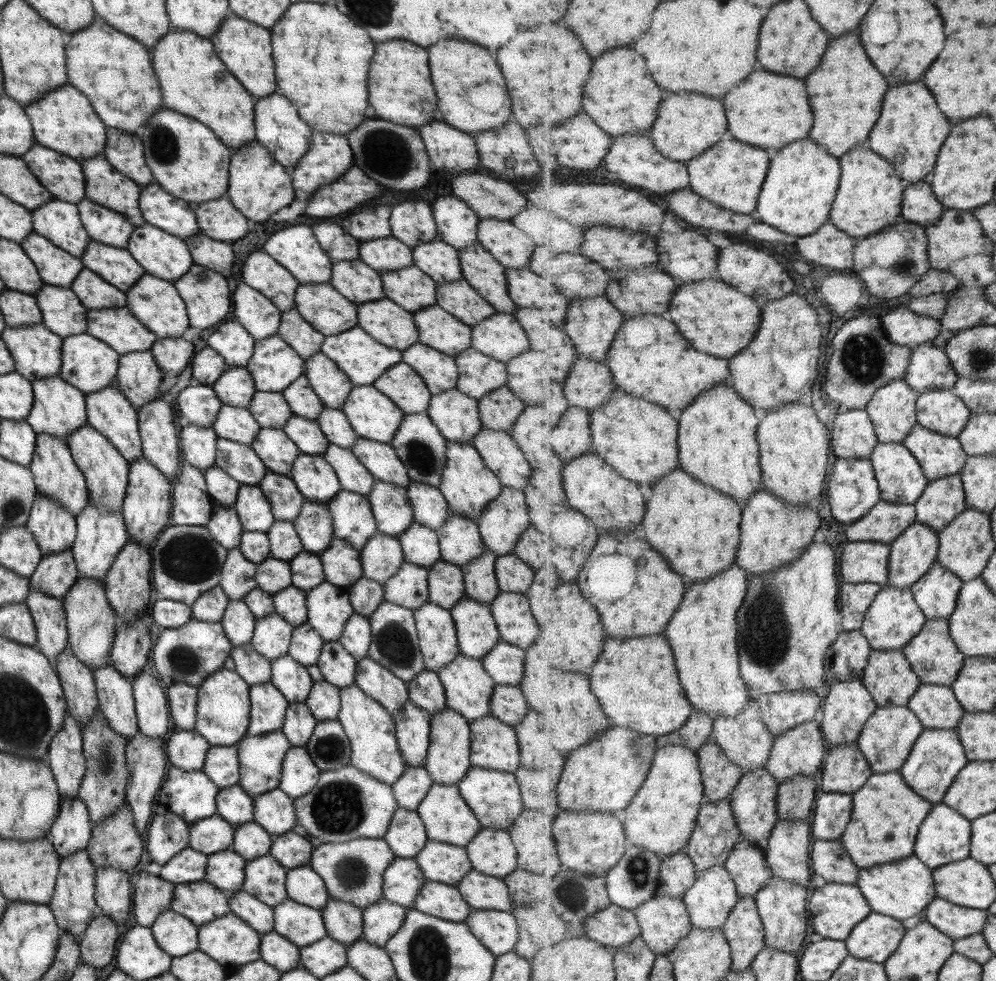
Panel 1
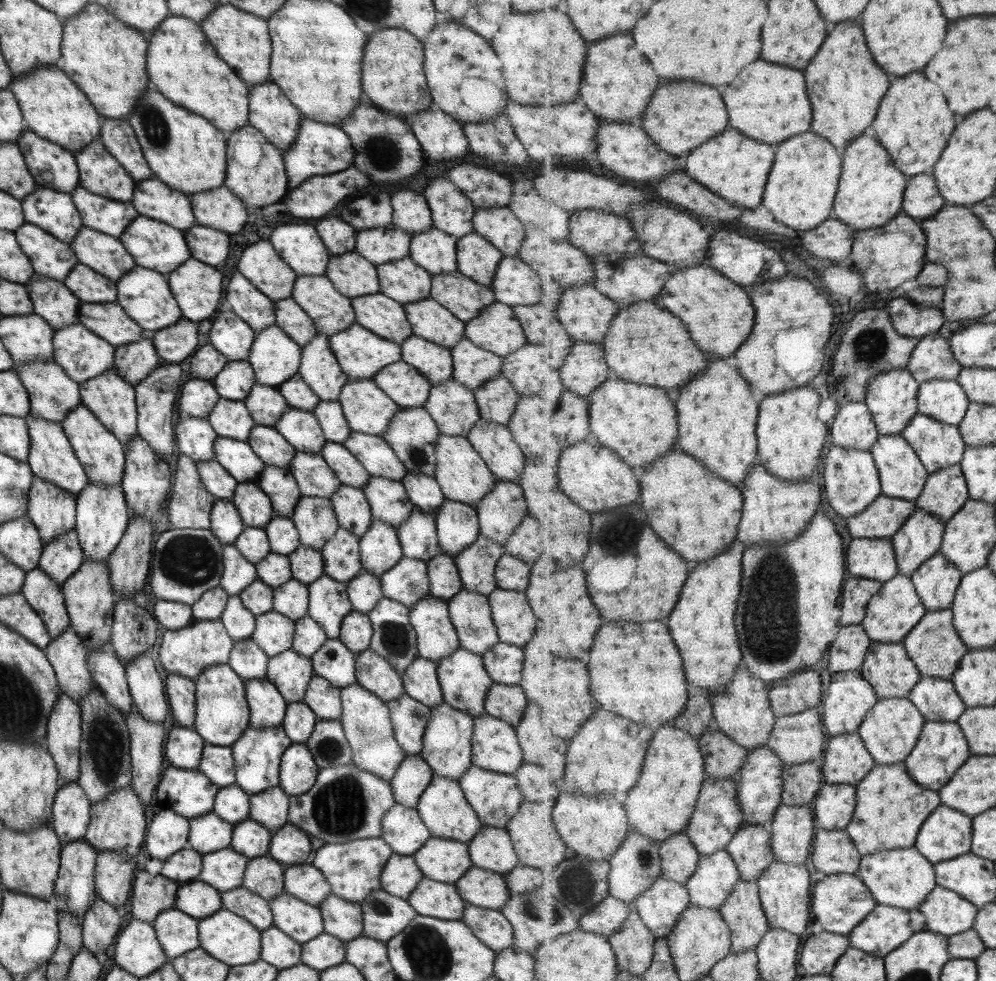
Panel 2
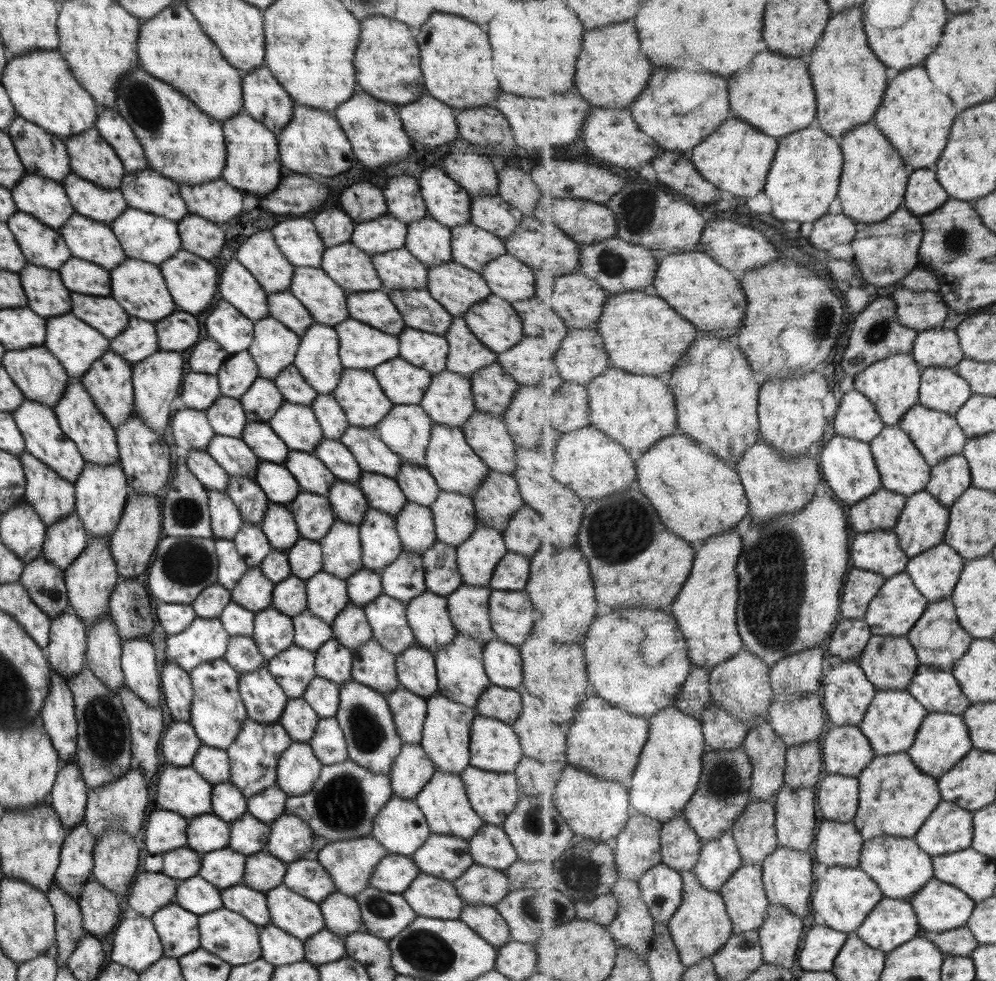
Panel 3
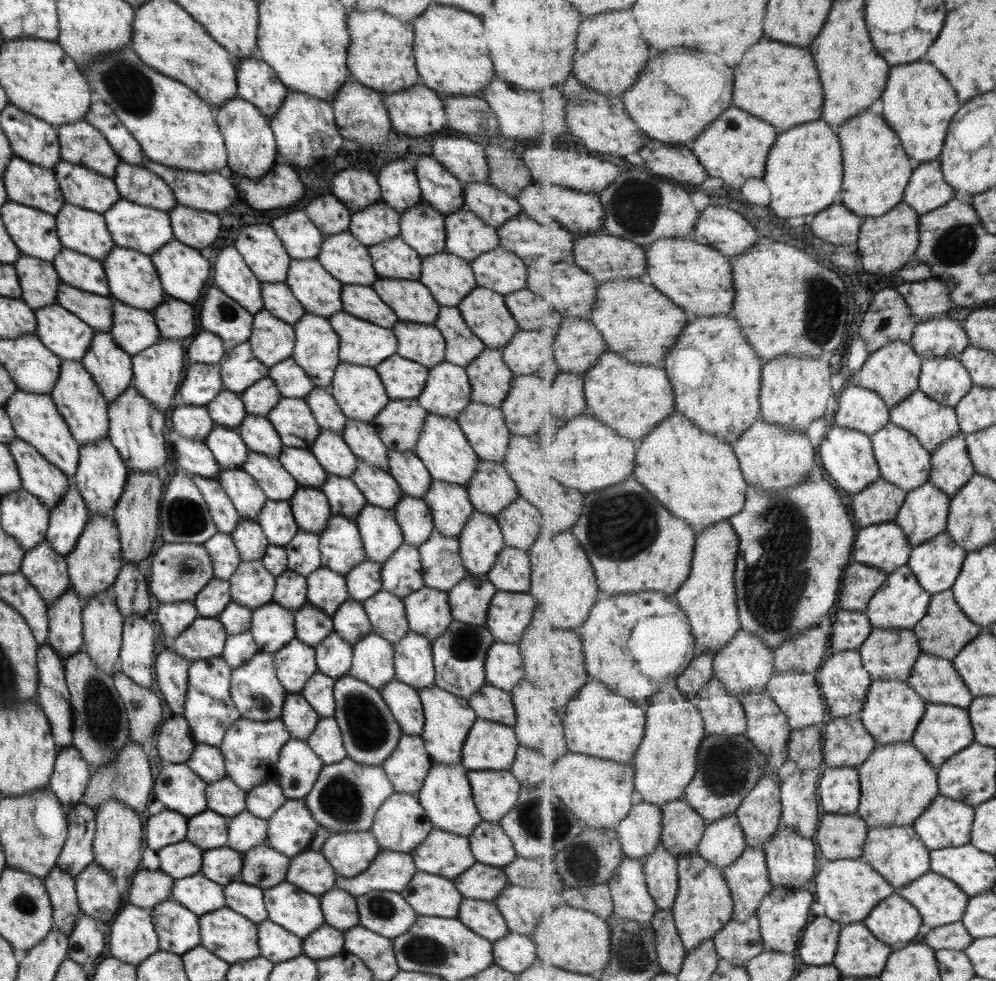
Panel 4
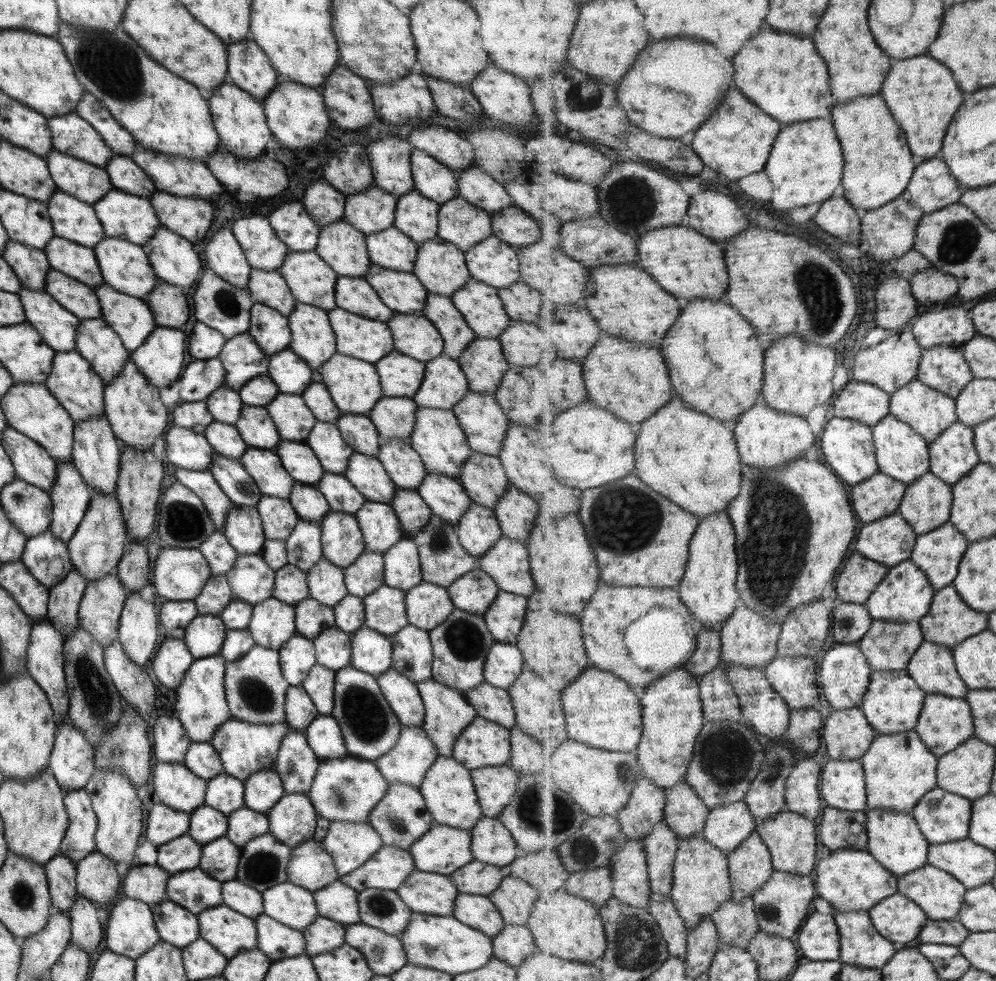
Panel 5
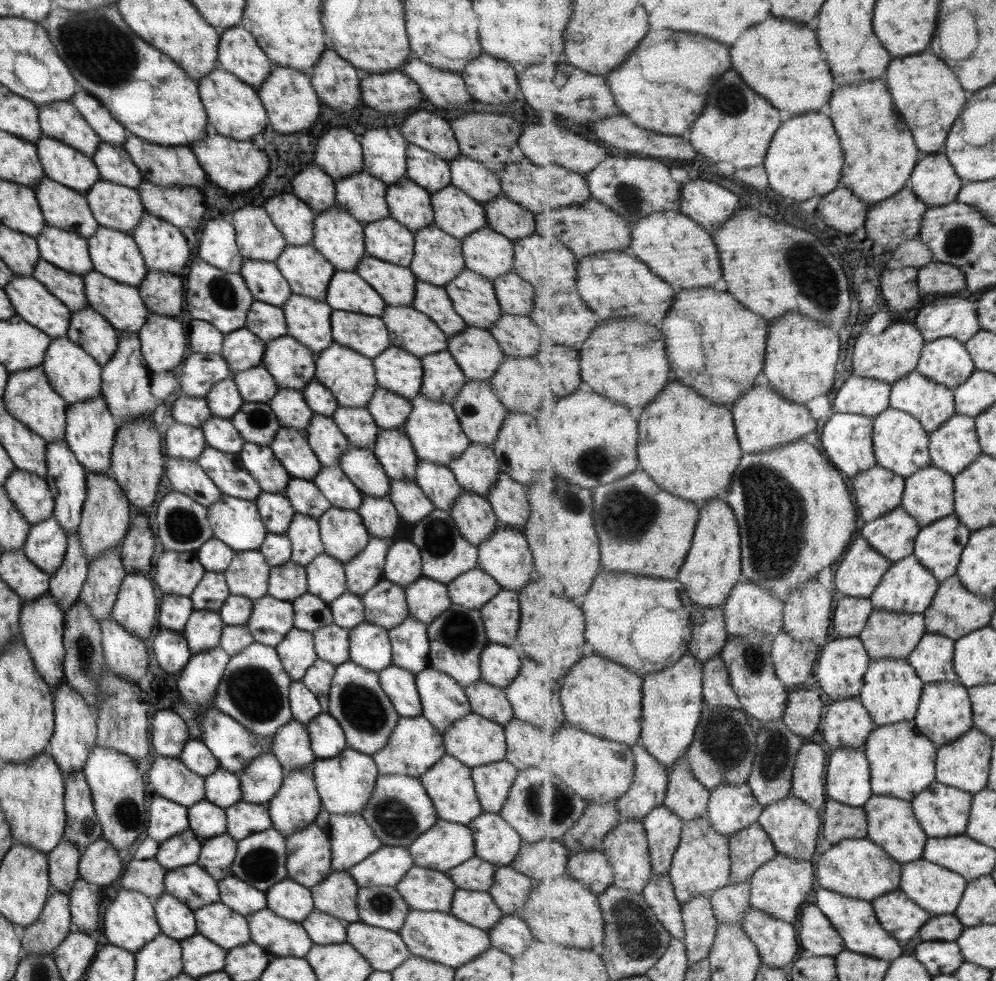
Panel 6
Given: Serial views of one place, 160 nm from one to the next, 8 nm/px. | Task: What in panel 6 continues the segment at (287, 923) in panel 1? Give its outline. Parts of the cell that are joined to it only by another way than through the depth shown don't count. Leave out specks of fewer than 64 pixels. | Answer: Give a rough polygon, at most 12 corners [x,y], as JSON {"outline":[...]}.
{"outline":[[286,878],[264,892],[266,908],[301,923],[310,890]]}

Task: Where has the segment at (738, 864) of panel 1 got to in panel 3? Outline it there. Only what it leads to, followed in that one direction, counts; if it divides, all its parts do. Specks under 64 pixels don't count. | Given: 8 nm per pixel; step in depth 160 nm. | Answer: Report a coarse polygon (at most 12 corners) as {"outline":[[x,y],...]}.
{"outline":[[750,798],[731,830],[744,864],[779,849],[775,802]]}

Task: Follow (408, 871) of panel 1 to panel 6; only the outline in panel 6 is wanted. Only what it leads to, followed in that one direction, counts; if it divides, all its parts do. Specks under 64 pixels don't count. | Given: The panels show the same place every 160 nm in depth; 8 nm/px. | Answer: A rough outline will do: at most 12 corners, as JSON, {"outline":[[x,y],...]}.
{"outline":[[381,846],[346,870],[358,888],[395,886],[409,852]]}

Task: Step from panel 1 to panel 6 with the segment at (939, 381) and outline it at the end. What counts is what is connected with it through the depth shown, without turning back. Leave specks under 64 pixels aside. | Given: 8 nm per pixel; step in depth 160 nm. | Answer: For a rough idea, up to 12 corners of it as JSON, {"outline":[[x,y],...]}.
{"outline":[[977,297],[939,298],[915,324],[926,342],[980,333]]}

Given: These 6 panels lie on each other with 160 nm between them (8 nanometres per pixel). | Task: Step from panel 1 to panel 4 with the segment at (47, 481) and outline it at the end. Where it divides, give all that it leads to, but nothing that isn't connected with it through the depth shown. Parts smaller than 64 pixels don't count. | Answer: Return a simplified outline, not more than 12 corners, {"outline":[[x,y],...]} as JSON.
{"outline":[[47,394],[4,404],[15,437],[68,479],[79,444]]}

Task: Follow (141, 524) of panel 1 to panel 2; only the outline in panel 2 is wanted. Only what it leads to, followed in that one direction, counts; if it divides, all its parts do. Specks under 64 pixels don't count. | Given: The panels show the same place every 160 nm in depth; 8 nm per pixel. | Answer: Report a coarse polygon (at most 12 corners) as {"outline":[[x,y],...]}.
{"outline":[[139,436],[119,485],[131,515],[153,522],[171,473]]}

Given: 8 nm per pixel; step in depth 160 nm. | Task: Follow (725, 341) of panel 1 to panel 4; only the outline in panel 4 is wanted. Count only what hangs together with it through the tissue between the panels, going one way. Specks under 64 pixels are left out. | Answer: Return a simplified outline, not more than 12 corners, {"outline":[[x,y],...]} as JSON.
{"outline":[[694,237],[647,248],[648,276],[690,317],[733,310],[733,266]]}

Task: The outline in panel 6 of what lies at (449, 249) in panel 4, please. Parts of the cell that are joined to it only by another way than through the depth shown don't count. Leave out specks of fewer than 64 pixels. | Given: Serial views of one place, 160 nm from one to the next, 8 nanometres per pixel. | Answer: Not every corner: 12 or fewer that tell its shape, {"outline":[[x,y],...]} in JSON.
{"outline":[[451,184],[431,194],[434,225],[455,240],[486,226]]}

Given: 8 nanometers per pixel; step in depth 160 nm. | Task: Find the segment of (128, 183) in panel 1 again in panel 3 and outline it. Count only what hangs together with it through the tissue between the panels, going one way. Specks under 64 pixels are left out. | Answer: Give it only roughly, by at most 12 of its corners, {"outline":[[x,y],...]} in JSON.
{"outline":[[95,127],[63,139],[70,172],[120,188],[124,168]]}

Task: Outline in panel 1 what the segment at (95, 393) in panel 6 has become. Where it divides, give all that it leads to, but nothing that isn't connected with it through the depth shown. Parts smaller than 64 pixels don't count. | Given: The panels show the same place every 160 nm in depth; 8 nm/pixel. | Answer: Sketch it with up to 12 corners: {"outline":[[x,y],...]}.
{"outline":[[88,424],[66,444],[88,502],[120,511],[127,461]]}

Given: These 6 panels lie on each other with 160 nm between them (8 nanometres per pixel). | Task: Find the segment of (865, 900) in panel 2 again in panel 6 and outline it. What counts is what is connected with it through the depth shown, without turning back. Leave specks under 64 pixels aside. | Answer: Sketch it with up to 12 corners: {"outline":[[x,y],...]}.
{"outline":[[869,838],[816,864],[820,886],[867,902],[899,889],[903,865]]}

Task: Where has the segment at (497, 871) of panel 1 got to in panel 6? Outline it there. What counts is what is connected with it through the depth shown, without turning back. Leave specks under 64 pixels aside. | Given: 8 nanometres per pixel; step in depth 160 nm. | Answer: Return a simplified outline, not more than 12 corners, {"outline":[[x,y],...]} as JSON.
{"outline":[[499,814],[467,828],[474,856],[509,866],[523,844]]}

